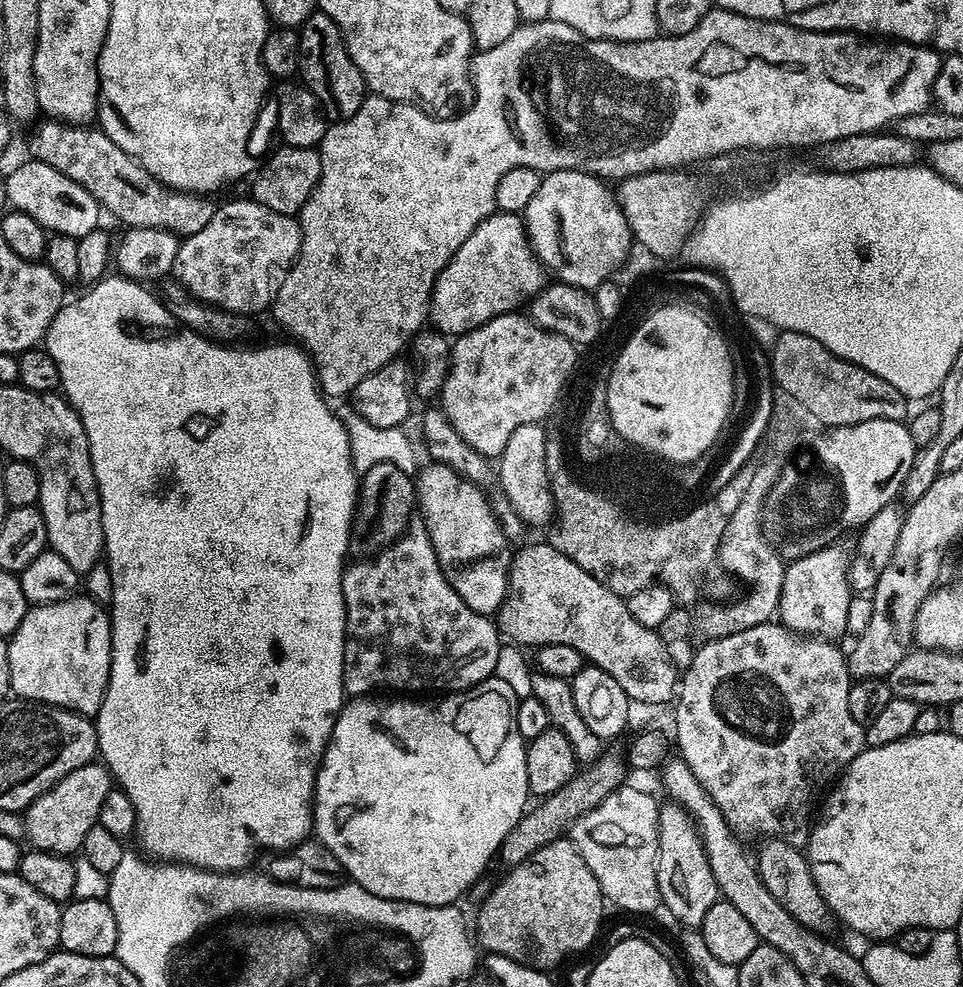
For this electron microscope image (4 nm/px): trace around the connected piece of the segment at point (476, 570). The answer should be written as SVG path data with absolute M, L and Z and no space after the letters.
M428 462L419 469L415 477L415 503L418 505L419 519L426 526L426 534L430 534L430 546L434 546L434 554L438 558L444 576L450 586L478 614L491 617L499 613L502 602L508 593L508 570L510 567L510 542L500 528L500 520L496 517L495 507L484 497L479 485L473 484L465 476L458 475L445 464Z

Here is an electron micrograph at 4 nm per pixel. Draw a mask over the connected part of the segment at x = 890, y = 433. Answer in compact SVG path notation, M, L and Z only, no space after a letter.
M899 420L858 422L854 426L829 428L821 433L812 444L812 453L802 457L800 461L797 459L796 468L785 467L780 481L764 501L764 531L788 562L837 543L843 532L848 532L851 528L859 529L883 507L891 505L901 495L904 479L914 462L918 447L914 438L910 438L907 423Z

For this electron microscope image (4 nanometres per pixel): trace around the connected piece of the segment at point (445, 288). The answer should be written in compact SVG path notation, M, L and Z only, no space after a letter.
M495 211L458 246L458 254L442 270L428 306L430 324L449 338L463 336L486 322L515 313L546 286L546 269L528 245L523 219L514 212Z

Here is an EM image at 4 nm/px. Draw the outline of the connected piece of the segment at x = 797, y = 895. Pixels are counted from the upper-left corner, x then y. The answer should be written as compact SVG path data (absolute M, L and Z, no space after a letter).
M764 838L759 844L760 849L754 852L754 863L766 890L800 925L819 935L833 935L832 932L838 928L838 922L813 880L807 855L779 838Z

